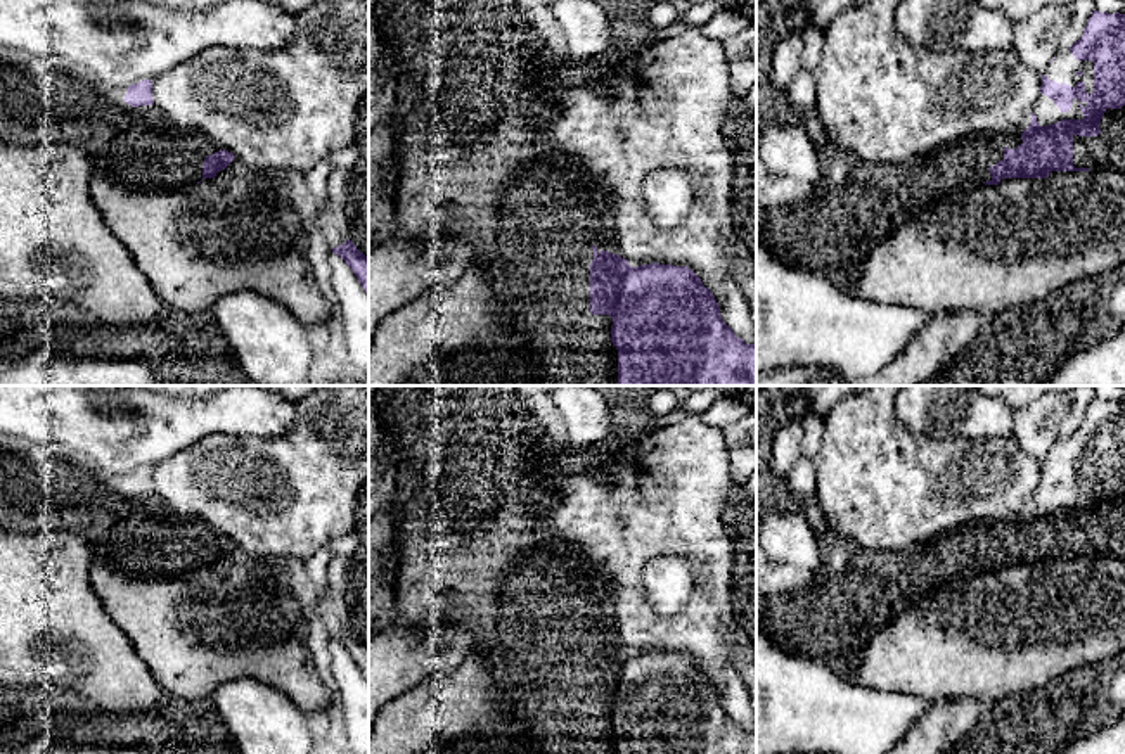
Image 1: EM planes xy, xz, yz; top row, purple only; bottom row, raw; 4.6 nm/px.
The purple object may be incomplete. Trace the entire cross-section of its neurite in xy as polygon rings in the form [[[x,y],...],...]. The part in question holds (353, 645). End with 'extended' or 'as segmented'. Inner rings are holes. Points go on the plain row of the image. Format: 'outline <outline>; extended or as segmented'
outline [[[350,626],[344,631],[332,635],[332,640],[344,647],[369,681],[369,643],[360,640]]]; as segmented

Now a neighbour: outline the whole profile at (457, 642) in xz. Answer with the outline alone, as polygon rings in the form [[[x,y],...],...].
[[[396,621],[369,635],[369,733],[379,711],[407,690],[417,688],[426,678],[452,671],[472,650],[472,636],[450,623],[429,628],[402,628]]]

